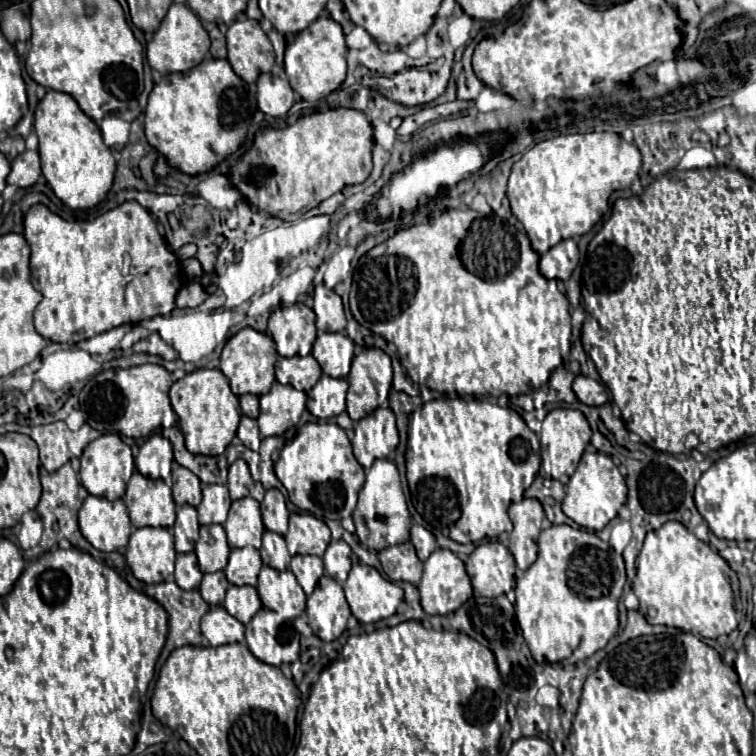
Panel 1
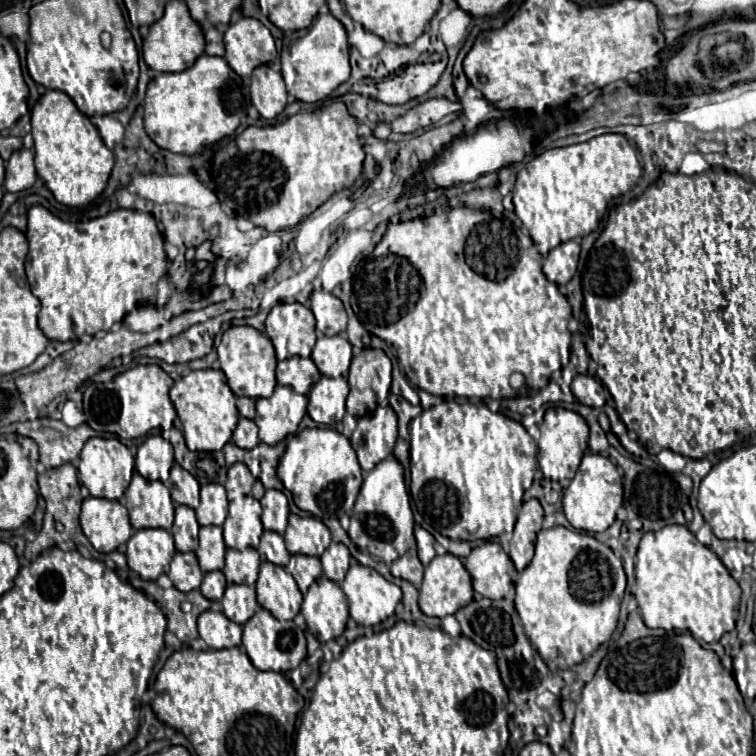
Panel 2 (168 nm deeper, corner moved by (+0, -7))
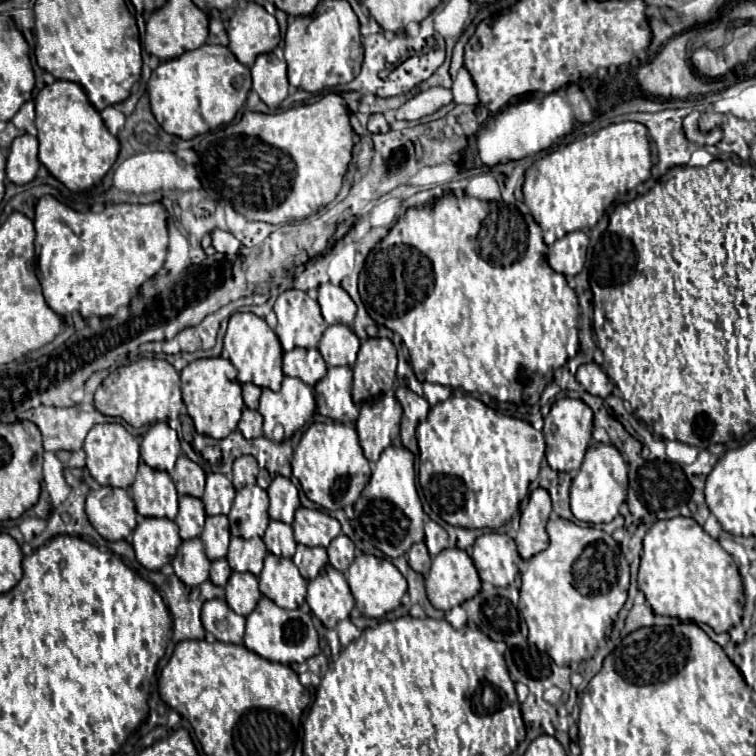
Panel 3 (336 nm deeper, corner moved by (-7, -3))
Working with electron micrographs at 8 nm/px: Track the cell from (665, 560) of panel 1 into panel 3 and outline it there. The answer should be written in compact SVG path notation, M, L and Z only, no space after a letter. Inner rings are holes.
M673 517L667 521L657 521L643 539L643 555L639 565L637 583L645 593L645 599L653 607L657 615L677 617L681 621L707 623L715 633L725 633L741 621L743 614L743 579L739 575L737 563L731 555L717 543L717 539L709 537L703 527L691 517Z

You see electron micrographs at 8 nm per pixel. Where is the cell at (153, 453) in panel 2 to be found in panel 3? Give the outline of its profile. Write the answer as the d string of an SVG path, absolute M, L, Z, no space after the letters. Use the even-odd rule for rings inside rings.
M155 423L143 435L141 457L153 469L173 471L180 452L178 435L167 423Z

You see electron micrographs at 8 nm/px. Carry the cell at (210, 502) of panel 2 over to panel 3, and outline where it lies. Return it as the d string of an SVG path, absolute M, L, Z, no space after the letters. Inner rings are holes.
M223 473L207 475L207 487L201 497L207 515L229 515L235 499L235 487Z

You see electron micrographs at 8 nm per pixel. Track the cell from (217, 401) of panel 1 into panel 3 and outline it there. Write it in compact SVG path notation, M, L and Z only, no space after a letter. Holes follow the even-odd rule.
M205 357L205 359L191 361L181 371L181 391L183 391L183 401L195 423L197 433L223 439L237 429L245 403L243 403L241 385L231 361L223 357Z

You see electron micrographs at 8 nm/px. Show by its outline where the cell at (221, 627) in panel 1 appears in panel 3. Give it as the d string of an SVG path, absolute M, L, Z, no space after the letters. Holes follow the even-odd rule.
M211 599L201 609L201 621L207 633L223 643L241 643L245 633L245 617L237 615L227 601Z

